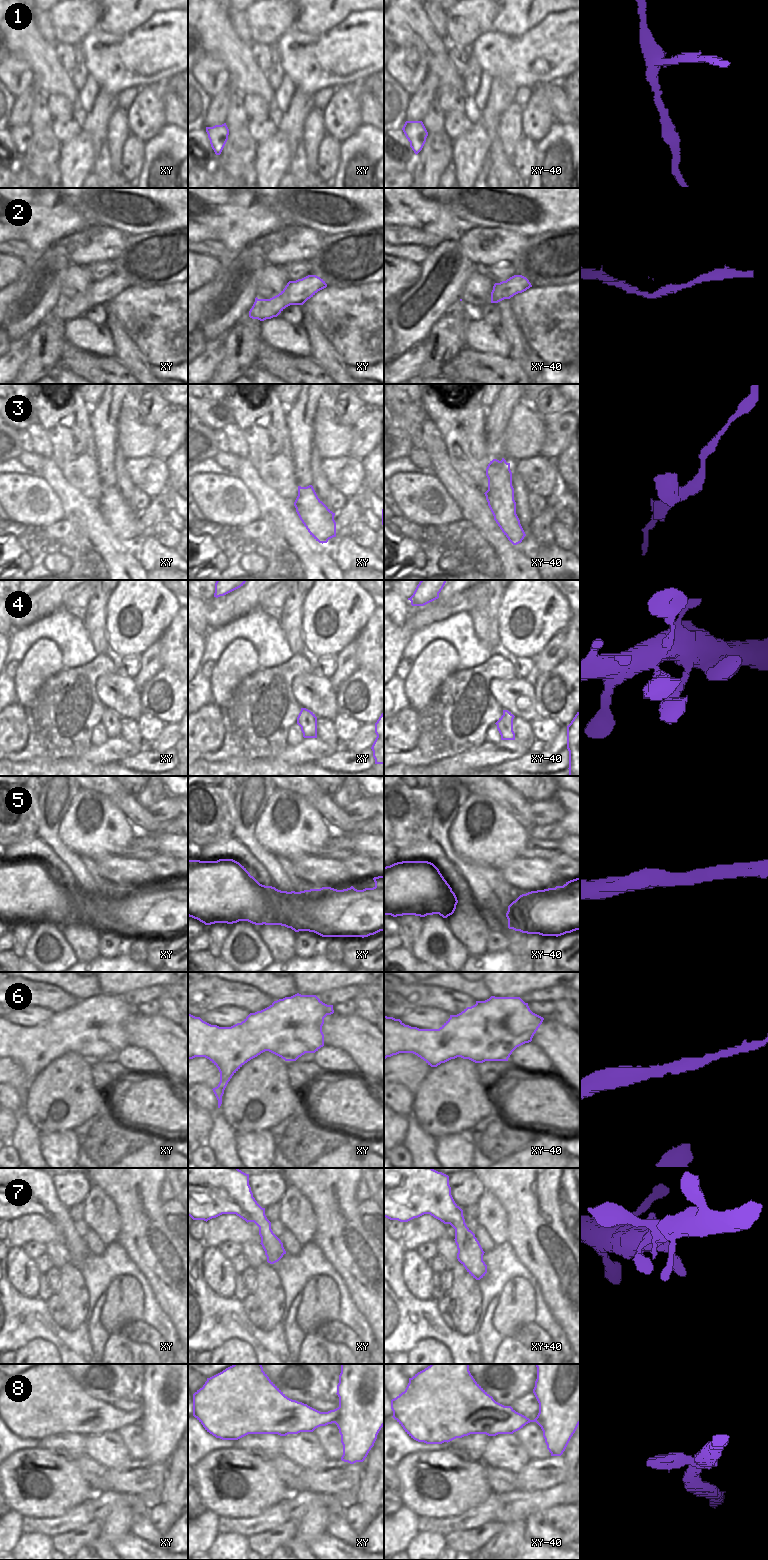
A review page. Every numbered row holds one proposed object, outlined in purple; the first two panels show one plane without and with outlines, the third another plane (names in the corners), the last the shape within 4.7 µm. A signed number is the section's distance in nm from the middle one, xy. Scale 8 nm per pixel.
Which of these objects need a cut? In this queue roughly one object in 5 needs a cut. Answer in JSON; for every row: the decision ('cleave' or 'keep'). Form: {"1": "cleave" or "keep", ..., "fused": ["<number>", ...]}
{"1": "keep", "2": "cleave", "3": "keep", "4": "keep", "5": "keep", "6": "keep", "7": "keep", "8": "keep", "fused": ["2"]}

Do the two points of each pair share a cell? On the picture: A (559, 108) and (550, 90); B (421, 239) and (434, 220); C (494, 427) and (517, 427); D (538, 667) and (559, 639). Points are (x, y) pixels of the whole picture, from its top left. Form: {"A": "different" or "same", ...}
{"A": "same", "B": "different", "C": "different", "D": "same"}

